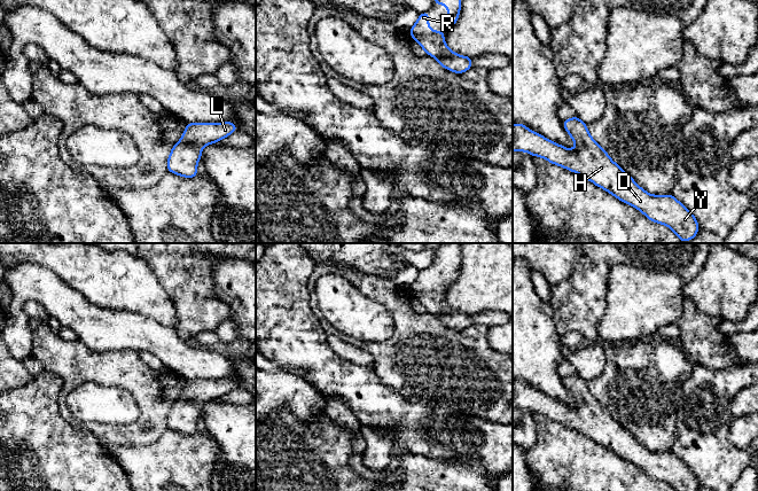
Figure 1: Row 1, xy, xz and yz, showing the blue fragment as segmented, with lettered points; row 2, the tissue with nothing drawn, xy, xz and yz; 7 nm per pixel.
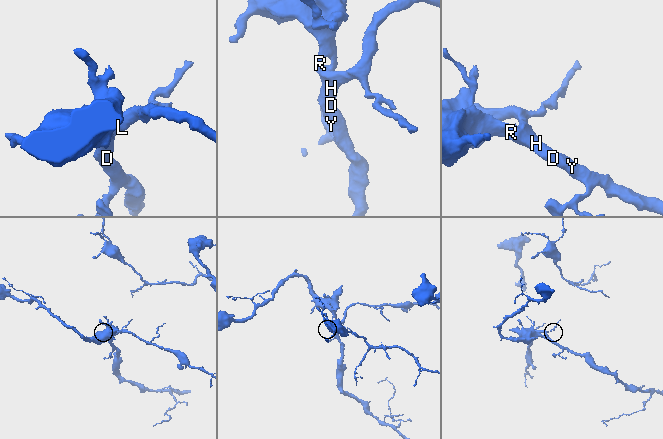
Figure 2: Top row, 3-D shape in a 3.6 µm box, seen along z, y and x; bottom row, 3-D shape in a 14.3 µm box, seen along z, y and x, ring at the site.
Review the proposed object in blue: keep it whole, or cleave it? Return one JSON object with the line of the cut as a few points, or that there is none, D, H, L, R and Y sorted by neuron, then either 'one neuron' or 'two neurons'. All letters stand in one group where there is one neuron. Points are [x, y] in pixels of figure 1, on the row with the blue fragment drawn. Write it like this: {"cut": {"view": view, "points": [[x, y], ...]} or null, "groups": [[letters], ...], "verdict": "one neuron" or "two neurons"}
{"cut": null, "groups": [["D", "H", "L", "R", "Y"]], "verdict": "one neuron"}

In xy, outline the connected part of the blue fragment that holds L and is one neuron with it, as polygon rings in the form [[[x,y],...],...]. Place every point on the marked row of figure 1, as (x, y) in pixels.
[[[232,122],[224,123],[187,123],[187,127],[170,153],[167,171],[185,178],[197,176],[197,163],[202,157],[201,149],[218,142],[237,127]]]

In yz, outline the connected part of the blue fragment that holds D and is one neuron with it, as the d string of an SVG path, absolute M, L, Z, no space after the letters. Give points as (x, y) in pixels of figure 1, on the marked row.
M578 117L563 122L576 148L568 149L531 131L513 124L513 150L539 156L552 164L580 174L619 201L641 211L649 220L669 226L681 242L694 239L700 229L695 216L673 195L651 195L624 172L591 137L587 124Z

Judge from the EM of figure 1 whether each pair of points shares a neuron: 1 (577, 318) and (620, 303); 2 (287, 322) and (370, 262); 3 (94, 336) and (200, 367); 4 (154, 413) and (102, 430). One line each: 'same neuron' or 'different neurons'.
1: different neurons
2: different neurons
3: same neuron
4: same neuron

